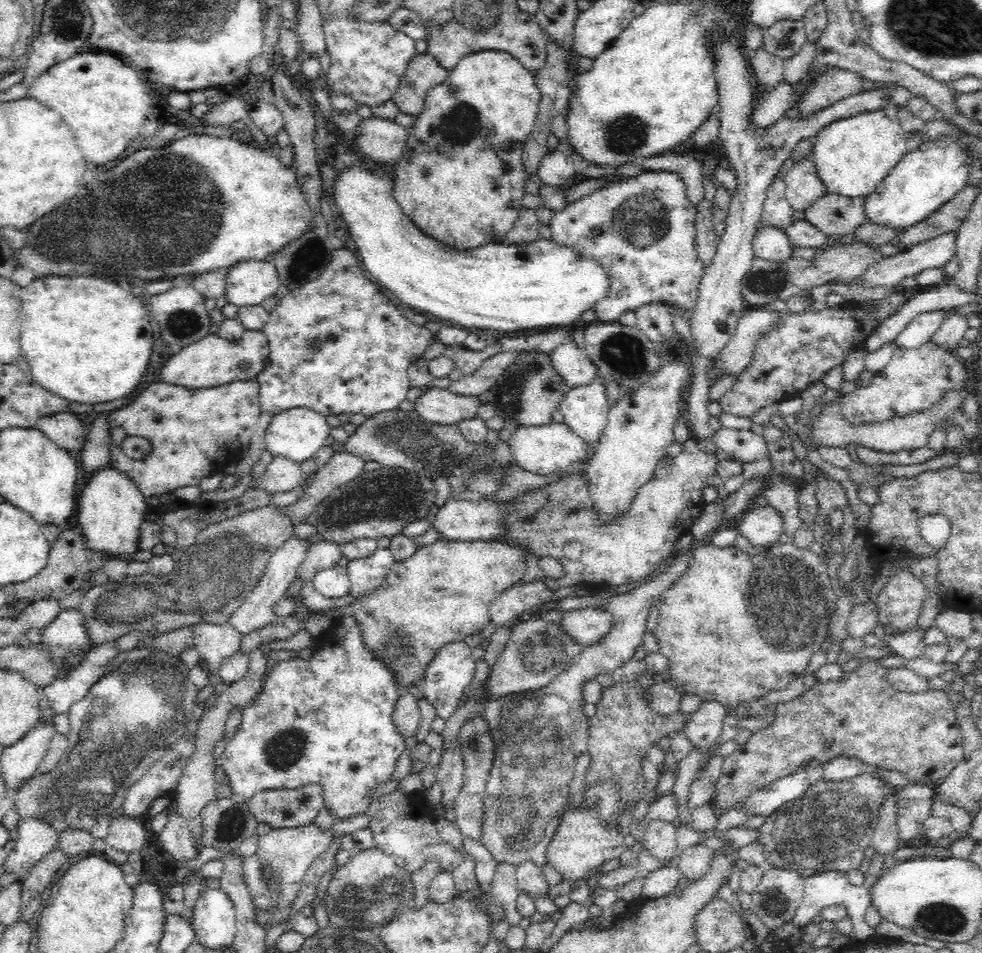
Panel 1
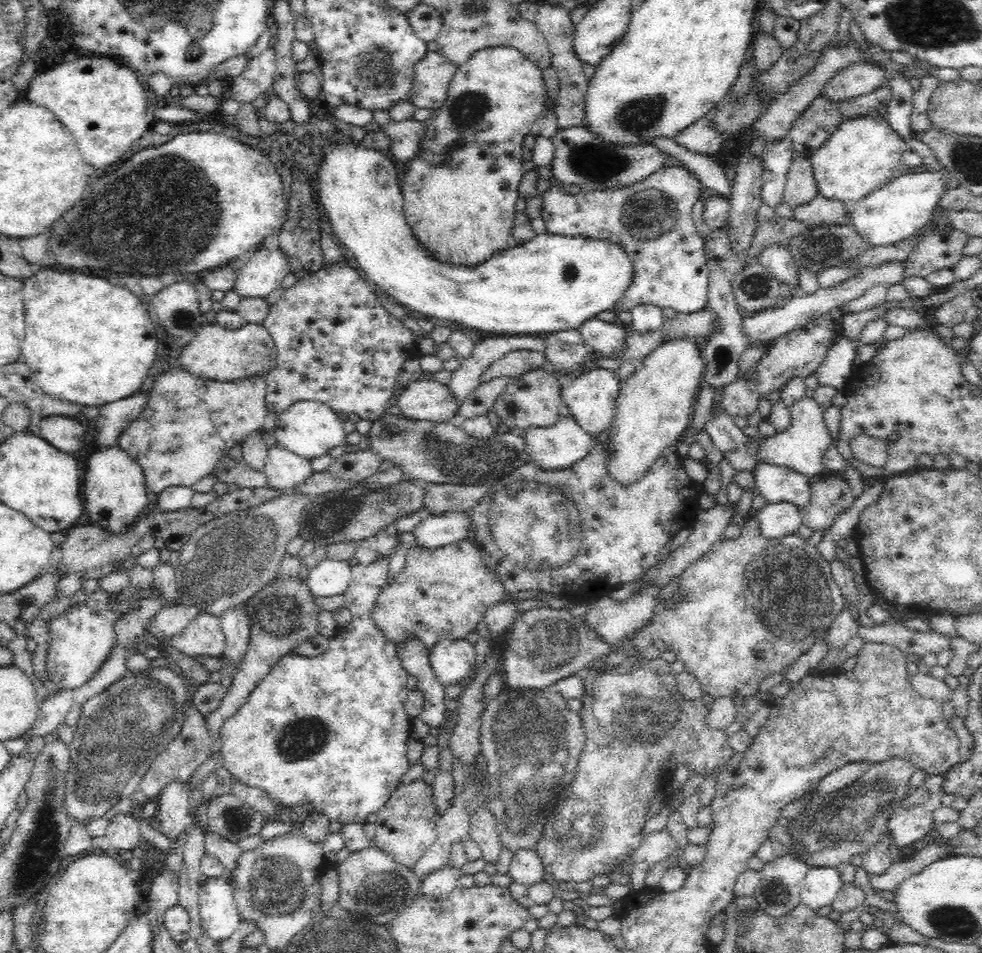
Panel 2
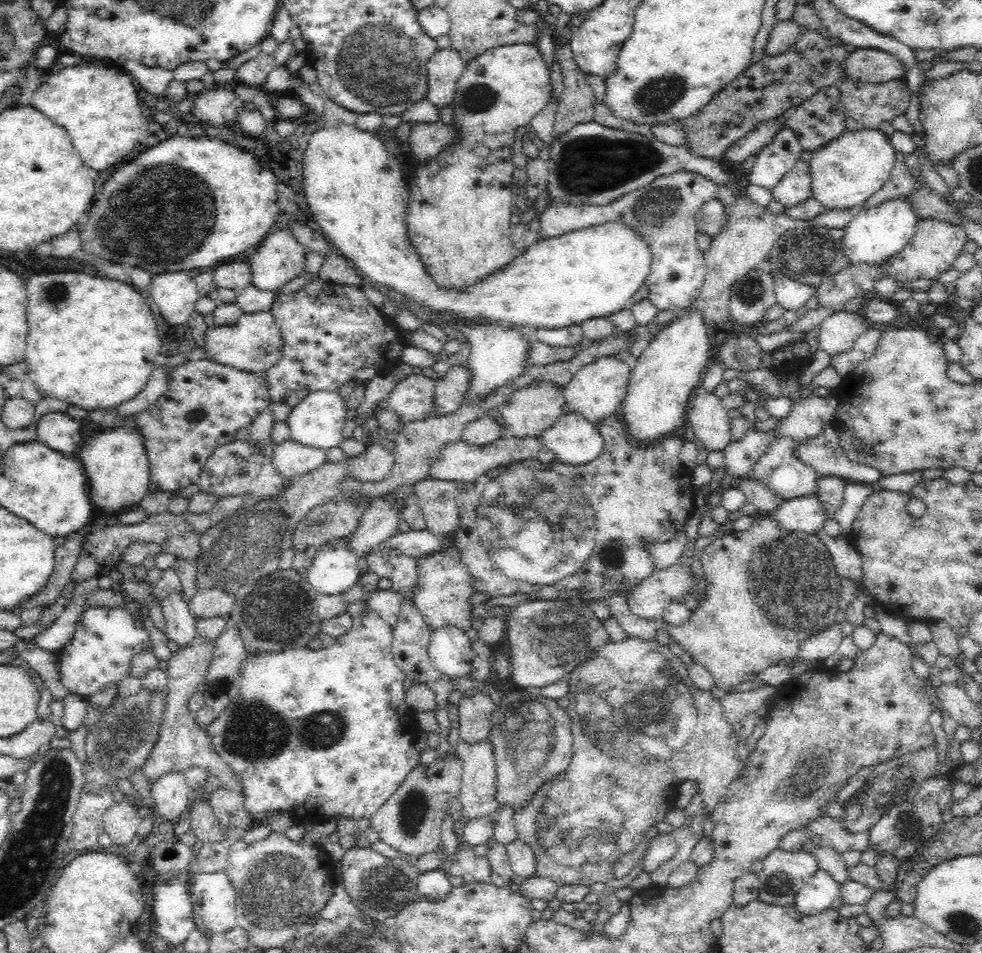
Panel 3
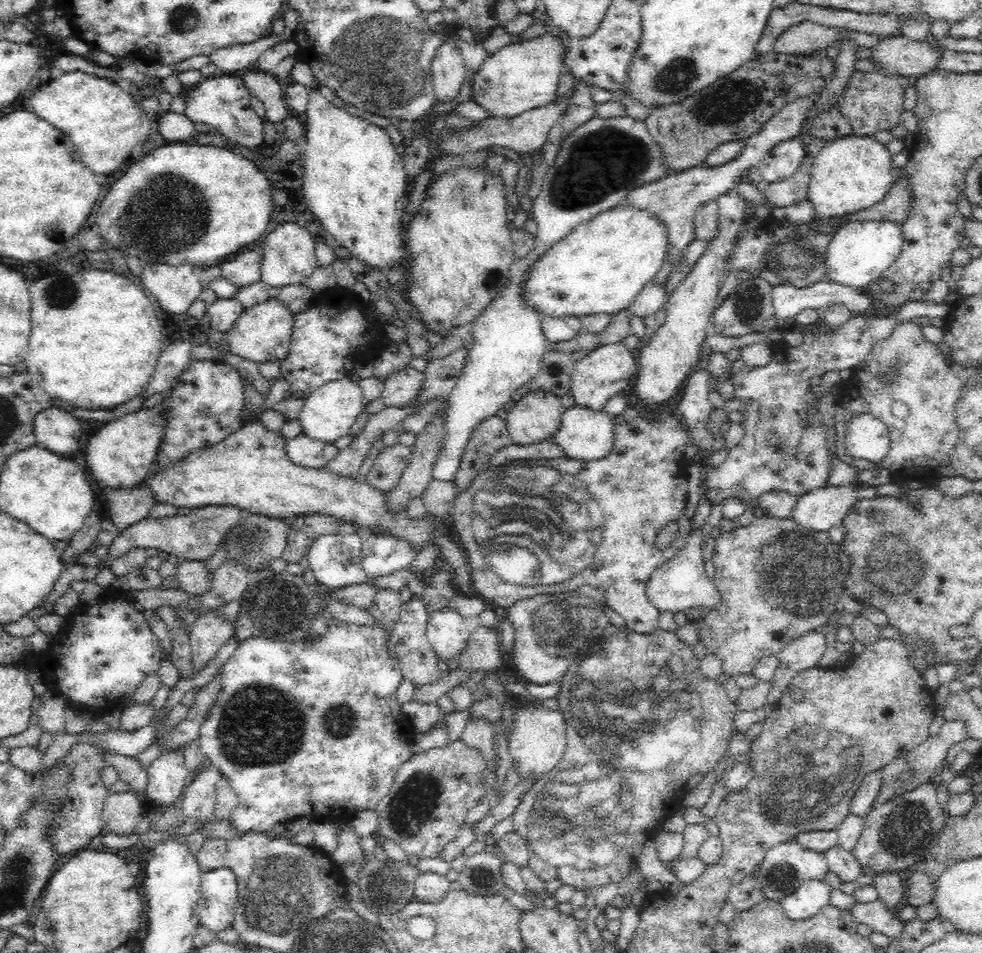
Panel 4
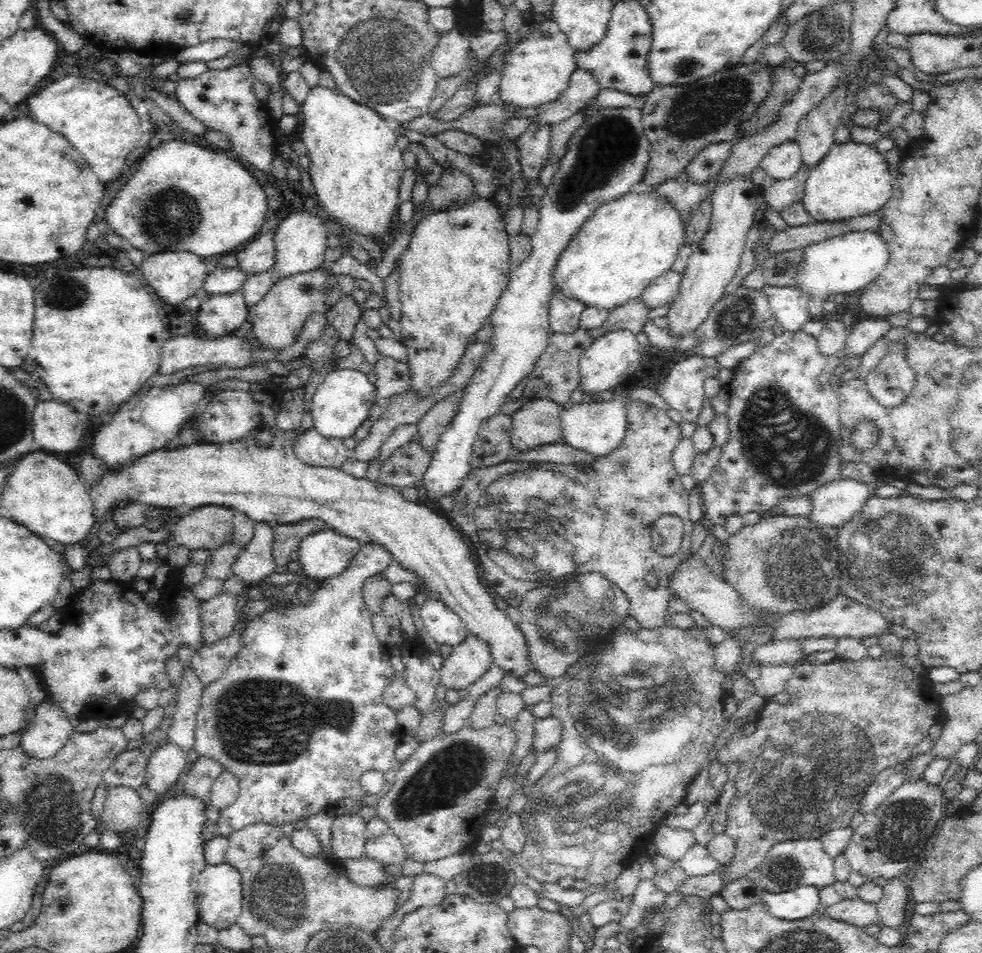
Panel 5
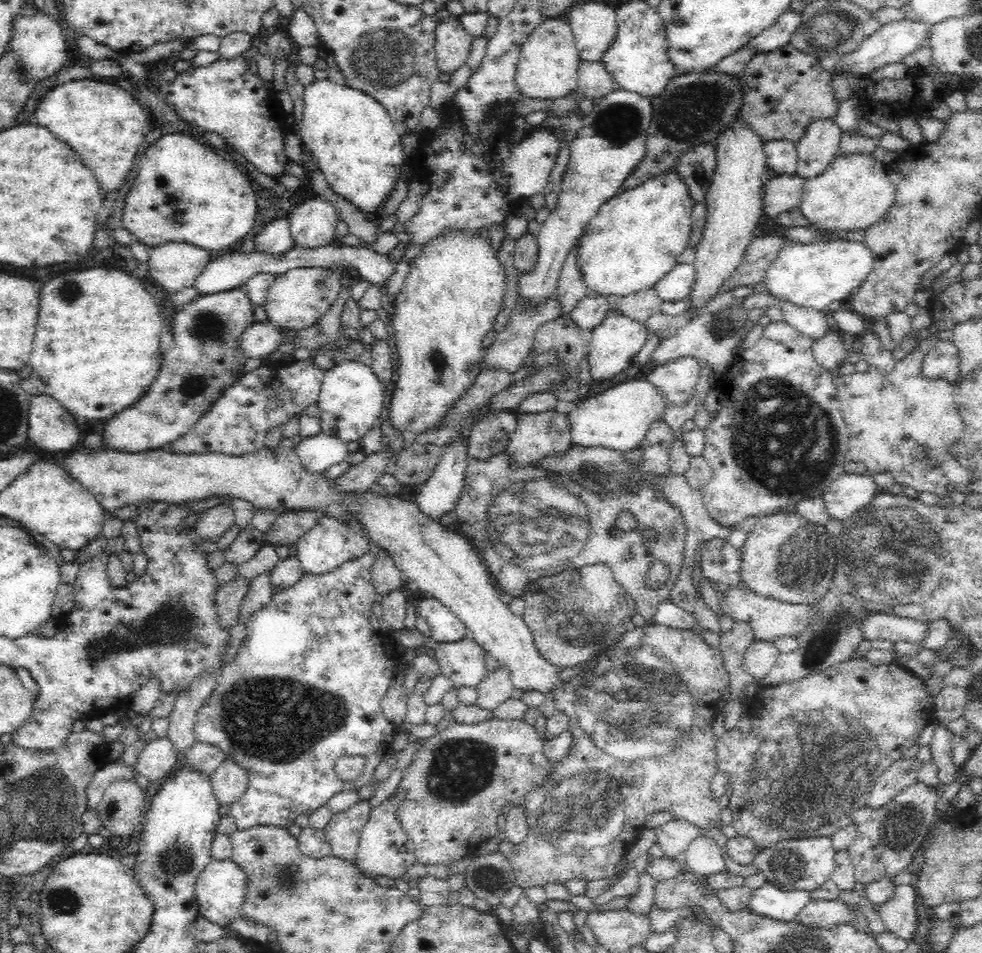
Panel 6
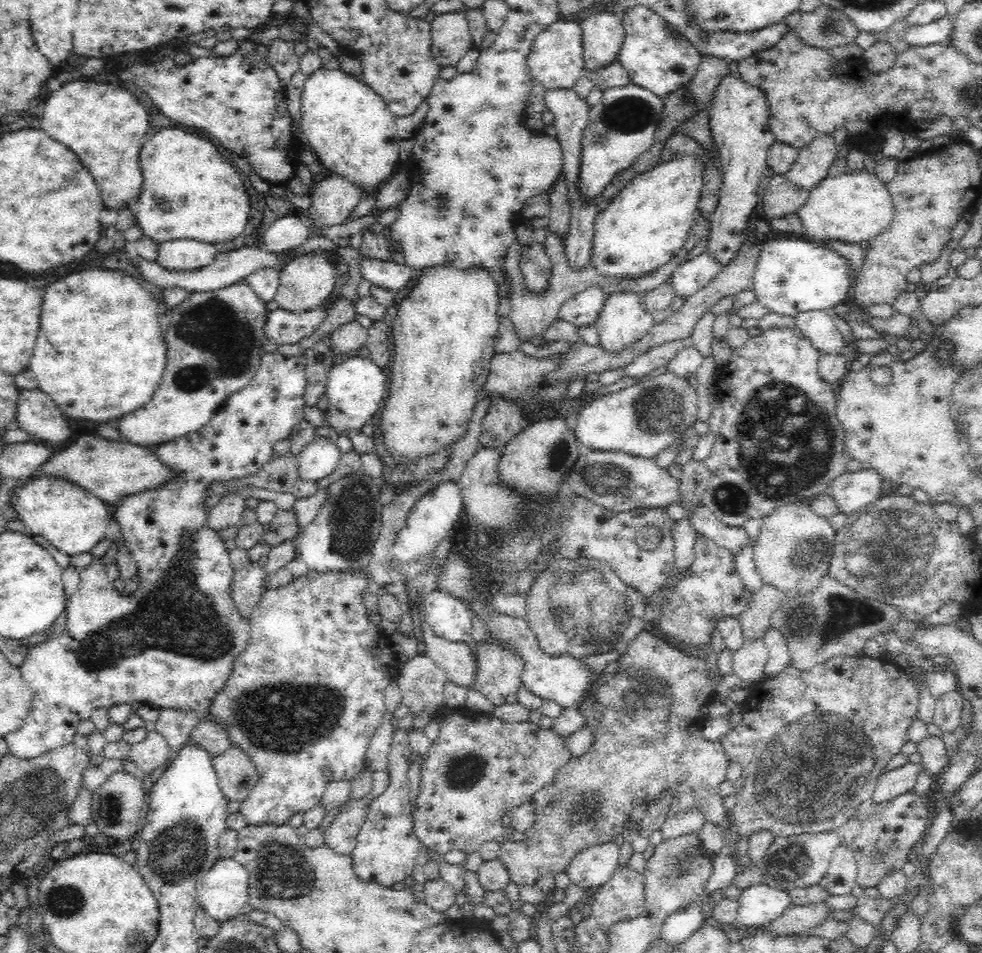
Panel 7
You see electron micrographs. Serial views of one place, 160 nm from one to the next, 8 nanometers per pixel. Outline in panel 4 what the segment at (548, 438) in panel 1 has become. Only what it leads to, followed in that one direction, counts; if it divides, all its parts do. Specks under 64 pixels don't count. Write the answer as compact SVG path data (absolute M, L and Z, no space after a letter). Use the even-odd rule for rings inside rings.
M572 406L562 414L560 428L553 436L552 442L558 444L567 455L567 458L576 460L600 460L610 455L614 443L615 418L606 414L604 410L593 410L586 406Z

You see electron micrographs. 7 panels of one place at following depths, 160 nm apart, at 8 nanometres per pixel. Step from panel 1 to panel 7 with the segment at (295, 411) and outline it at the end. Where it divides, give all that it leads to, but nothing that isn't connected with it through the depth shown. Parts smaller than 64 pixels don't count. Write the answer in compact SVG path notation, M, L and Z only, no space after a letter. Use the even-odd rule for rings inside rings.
M357 355L335 362L328 376L325 393L328 398L328 407L324 411L325 422L332 425L335 433L341 435L344 430L348 430L347 428L360 432L362 425L370 420L377 413L377 410L380 410L380 404L387 396L384 371L370 357L362 358Z

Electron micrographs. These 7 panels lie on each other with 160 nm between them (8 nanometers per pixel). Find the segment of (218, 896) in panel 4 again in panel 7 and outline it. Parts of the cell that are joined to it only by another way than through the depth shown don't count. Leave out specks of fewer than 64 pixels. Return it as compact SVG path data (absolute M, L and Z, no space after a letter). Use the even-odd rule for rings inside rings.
M233 858L220 859L212 869L203 877L199 886L200 908L206 911L214 921L227 922L238 916L242 907L249 903L249 873L246 868Z

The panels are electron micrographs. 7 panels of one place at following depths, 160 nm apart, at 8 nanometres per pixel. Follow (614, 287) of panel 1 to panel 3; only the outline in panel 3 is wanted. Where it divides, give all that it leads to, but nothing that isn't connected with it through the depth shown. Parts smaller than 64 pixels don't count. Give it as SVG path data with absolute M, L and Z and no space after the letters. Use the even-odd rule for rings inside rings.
M680 171L668 177L656 178L655 182L624 194L606 206L556 204L552 208L541 209L538 217L541 229L538 234L541 238L559 237L596 223L622 219L642 233L654 253L650 276L644 284L649 290L648 299L652 299L658 310L677 313L697 300L705 281L706 262L703 253L696 247L696 236L699 233L696 214L705 202L718 198L718 188L716 183L697 172Z

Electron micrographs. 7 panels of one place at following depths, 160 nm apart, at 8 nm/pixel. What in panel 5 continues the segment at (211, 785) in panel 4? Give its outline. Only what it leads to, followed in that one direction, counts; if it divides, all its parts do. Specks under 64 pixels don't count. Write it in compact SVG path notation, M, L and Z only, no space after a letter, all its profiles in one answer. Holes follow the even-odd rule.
M202 755L191 764L192 766L186 770L186 780L183 782L184 790L204 799L206 804L209 804L211 784L224 768L218 761Z

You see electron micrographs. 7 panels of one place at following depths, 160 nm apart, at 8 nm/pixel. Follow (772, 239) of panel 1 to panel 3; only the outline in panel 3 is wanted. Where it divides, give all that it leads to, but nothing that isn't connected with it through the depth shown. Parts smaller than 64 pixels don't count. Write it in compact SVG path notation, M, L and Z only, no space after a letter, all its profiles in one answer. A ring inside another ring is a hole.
M784 273L774 274L773 279L775 299L784 310L795 311L805 308L806 302L817 294L817 287L794 281Z

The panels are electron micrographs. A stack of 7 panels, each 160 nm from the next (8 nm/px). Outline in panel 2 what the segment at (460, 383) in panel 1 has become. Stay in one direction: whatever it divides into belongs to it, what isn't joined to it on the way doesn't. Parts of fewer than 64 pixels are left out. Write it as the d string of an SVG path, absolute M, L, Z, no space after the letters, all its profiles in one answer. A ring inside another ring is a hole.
M528 349L512 351L495 360L483 373L481 380L484 383L490 382L494 378L518 377L547 366L545 351Z

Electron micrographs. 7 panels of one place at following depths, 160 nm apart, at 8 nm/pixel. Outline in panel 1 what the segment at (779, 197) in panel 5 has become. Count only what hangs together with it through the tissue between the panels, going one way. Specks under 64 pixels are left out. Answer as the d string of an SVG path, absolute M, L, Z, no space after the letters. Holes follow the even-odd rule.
M804 158L794 162L791 169L792 170L784 176L786 200L790 203L794 211L806 210L813 202L816 202L816 199L826 194L825 186L823 182L818 179L816 168L810 158Z

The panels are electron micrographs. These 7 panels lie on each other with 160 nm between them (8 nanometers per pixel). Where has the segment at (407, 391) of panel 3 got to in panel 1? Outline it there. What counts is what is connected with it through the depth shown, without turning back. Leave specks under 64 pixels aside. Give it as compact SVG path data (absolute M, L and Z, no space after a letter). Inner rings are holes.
M430 388L414 402L414 411L427 422L436 425L457 425L465 419L476 418L480 400L455 394L444 388Z

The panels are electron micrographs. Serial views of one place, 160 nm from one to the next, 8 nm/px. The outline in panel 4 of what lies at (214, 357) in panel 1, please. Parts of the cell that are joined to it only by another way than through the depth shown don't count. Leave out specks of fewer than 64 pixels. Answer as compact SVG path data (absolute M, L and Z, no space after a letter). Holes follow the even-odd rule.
M273 294L268 300L245 308L236 324L224 333L223 338L231 352L248 360L257 363L273 361L274 359L282 360L288 355L292 330L294 330L294 318L296 318L296 314L290 309L290 305Z

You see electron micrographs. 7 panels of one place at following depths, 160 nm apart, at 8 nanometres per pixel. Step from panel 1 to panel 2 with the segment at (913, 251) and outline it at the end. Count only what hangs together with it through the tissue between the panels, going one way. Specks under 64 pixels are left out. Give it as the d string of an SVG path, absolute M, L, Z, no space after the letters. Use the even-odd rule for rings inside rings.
M890 262L890 264L884 264L882 268L864 268L856 278L846 280L844 284L838 284L838 286L832 288L820 287L812 295L799 293L796 296L792 296L782 308L774 307L764 312L744 314L742 321L744 321L744 327L746 327L746 335L750 337L750 345L755 345L766 339L778 338L787 332L792 332L795 328L804 326L807 322L827 315L832 308L840 306L843 302L848 302L850 299L858 298L858 295L861 295L864 290L874 283L890 283L890 286L899 284L904 280L903 276L901 276L903 271L901 270L901 264L902 262Z

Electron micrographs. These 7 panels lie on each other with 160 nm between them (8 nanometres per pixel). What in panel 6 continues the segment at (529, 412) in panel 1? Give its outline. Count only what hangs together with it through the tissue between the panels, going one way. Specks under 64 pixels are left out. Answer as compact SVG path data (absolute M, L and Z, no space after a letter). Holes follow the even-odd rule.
M562 407L543 413L518 415L516 430L509 437L506 450L513 469L538 467L549 457L566 455L574 446L570 425L567 408Z

